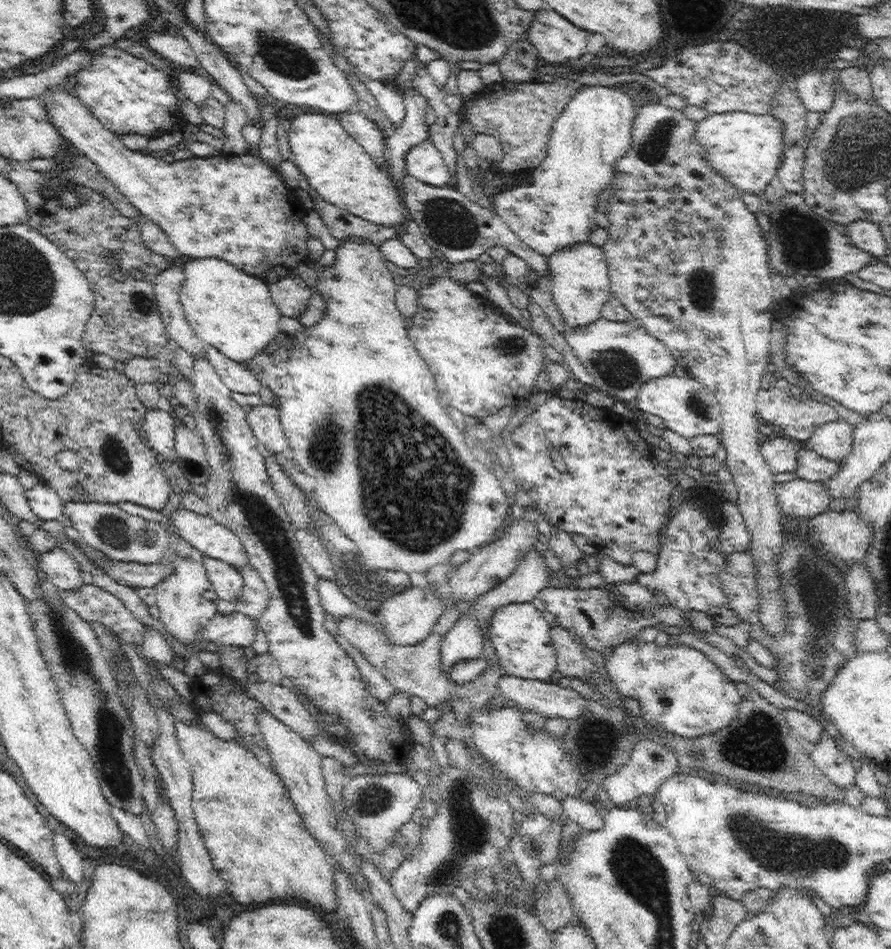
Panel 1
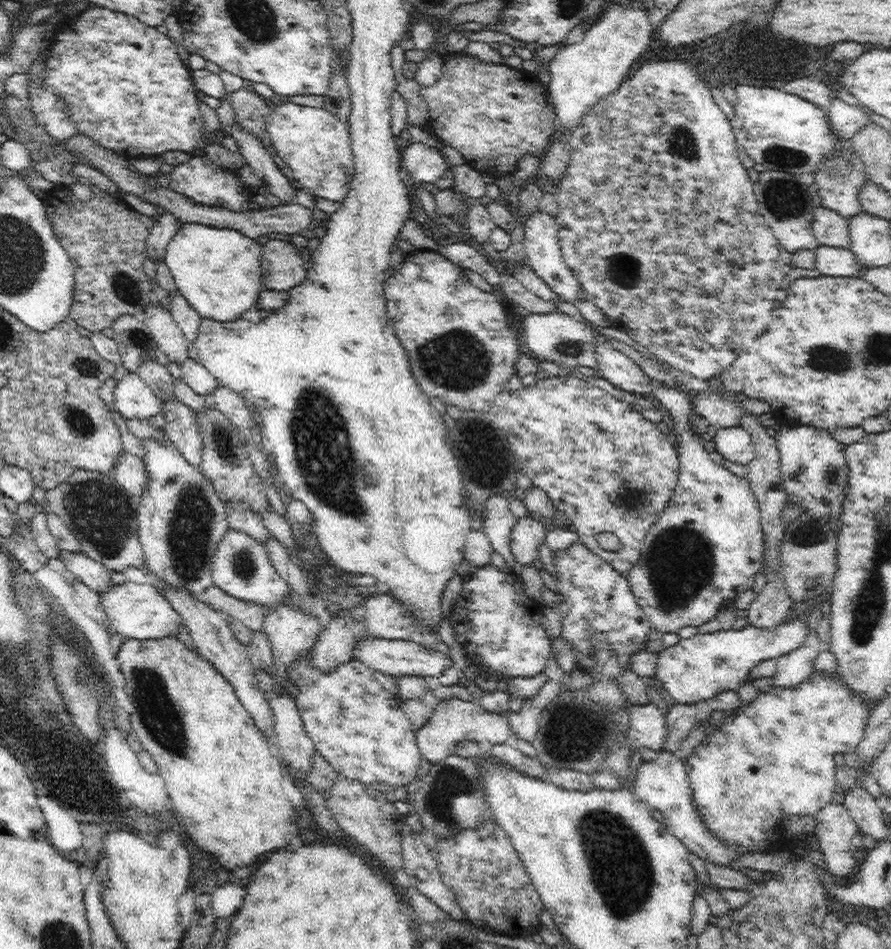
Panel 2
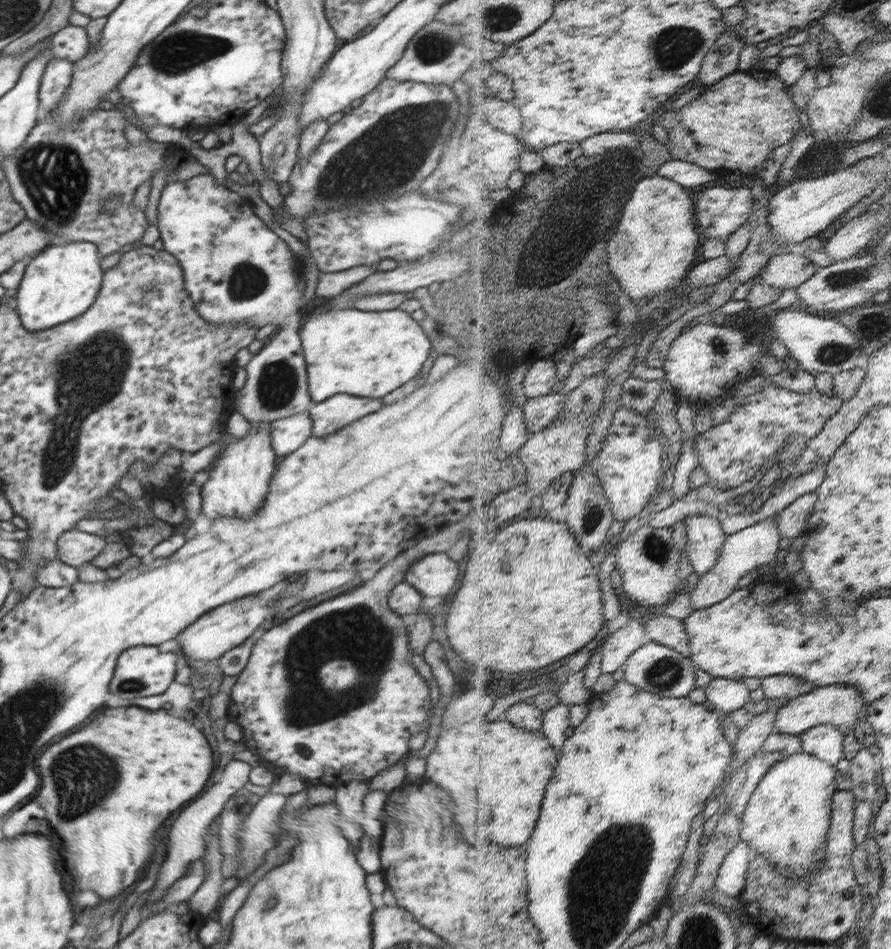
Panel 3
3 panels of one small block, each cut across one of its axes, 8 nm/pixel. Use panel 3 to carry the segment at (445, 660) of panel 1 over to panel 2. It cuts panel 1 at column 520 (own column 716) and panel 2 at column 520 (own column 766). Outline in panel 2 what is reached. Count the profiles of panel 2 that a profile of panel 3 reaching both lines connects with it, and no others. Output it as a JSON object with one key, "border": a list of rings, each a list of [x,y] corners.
{"border":[[[529,516],[518,519],[510,532],[510,552],[518,564],[534,567],[541,564],[541,546],[545,544],[545,525]]]}

